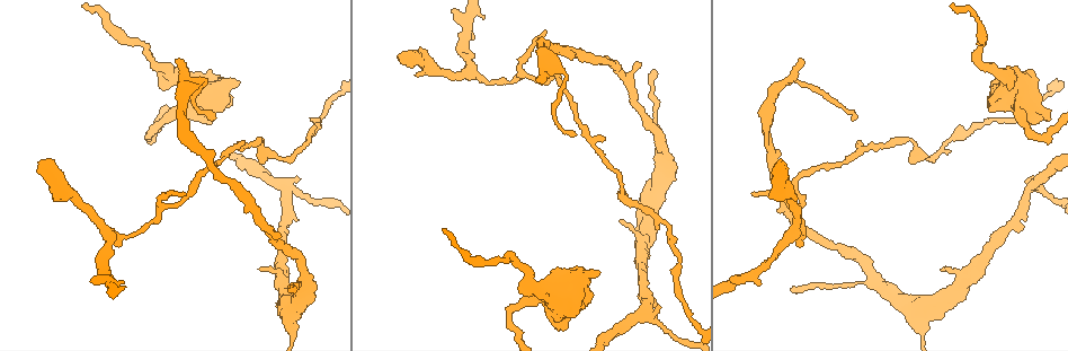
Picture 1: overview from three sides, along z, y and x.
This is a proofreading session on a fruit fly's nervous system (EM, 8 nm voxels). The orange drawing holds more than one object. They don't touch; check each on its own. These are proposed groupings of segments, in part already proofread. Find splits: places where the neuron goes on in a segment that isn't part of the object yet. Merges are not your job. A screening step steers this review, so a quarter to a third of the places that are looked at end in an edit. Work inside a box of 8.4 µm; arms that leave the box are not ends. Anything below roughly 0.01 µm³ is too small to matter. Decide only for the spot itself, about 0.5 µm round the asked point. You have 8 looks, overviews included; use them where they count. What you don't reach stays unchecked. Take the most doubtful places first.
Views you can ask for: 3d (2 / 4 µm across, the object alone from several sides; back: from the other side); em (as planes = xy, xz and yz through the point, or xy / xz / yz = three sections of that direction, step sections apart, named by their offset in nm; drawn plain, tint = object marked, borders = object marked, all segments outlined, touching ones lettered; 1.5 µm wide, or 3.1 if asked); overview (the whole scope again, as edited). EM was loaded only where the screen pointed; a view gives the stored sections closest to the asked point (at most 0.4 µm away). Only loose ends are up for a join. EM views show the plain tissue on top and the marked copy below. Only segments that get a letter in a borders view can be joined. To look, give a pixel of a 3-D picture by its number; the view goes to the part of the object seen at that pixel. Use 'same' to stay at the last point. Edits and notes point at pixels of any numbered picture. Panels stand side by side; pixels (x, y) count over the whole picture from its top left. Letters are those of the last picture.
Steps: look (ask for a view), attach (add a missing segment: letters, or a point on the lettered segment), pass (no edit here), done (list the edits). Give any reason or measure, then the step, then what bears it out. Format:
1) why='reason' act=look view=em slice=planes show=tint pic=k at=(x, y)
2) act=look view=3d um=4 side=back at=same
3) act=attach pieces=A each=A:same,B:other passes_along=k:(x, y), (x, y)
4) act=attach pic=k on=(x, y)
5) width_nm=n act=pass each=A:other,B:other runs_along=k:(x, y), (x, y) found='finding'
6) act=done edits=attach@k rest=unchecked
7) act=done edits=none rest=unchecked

why='an open end' act=look view=3d um=4 side=back pic=1 at=(599, 274)

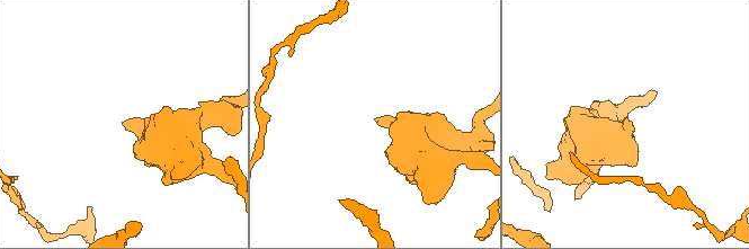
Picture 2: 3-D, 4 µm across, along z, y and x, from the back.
why='now the EM' act=look view=em slice=xy step=8 show=borders pic=2 at=(630, 123)

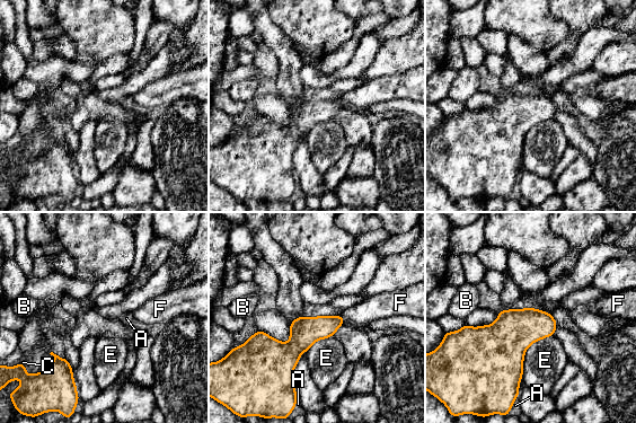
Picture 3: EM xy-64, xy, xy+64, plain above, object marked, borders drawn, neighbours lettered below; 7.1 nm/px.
act=attach pieces=F each=A:other,B:other,C:other,E:other,F:same passes_along=3:(310, 329), (343, 318), (376, 307) found='it goes on there'

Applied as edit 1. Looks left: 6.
why='branch stops here' act=look view=3d um=2 pic=1 at=(639, 65)

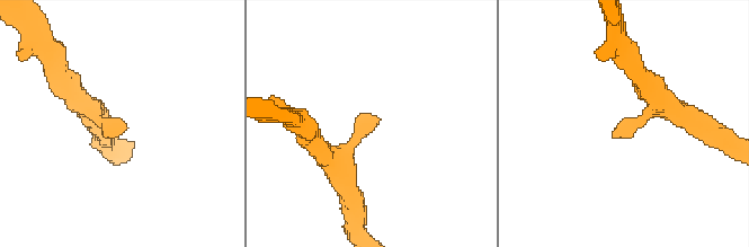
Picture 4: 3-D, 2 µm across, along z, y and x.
why='need the tissue' act=look view=em slice=planes show=borders pic=4 at=(371, 122)

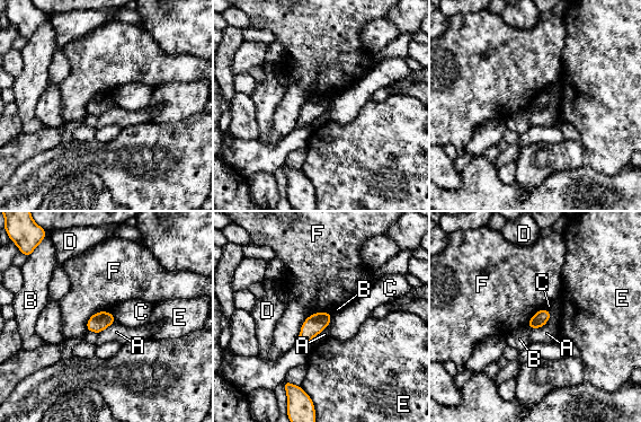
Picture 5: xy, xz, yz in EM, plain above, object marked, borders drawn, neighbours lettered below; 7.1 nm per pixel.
act=pass each=A:other,B:other,C:other,D:other,E:other,F:other border=5:(551, 315), (543, 325), (532, 330) found='no lettered segment goes on from it'

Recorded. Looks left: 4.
why='branch stops here' act=look view=em slice=xy step=4 show=borders pic=1 at=(779, 159)

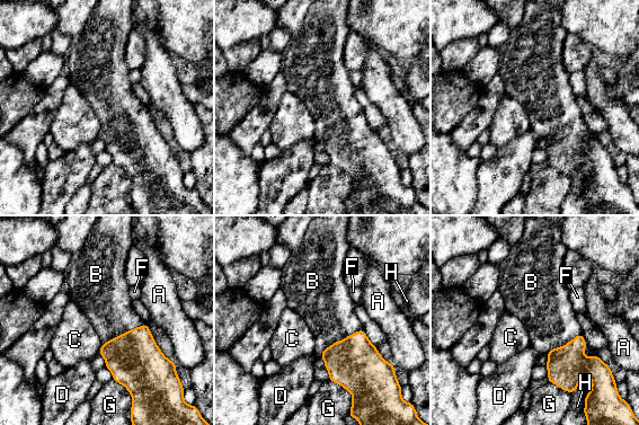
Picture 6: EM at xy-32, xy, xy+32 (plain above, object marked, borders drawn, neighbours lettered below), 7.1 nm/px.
act=look view=em slice=planes show=borders at=same

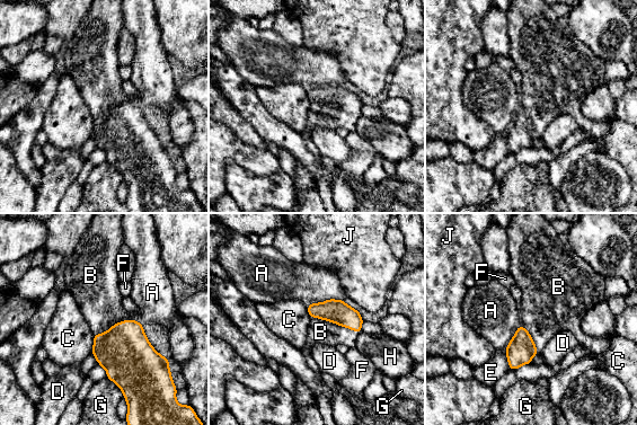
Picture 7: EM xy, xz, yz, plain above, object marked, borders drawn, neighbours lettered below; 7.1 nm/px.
act=attach pieces=B each=A:other,B:same,C:other,D:other,E:other,F:other,G:other,H:other,J:other found='it goes on there'

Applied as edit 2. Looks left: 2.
act=done edits=attach@3,attach@7 rest=unchecked

